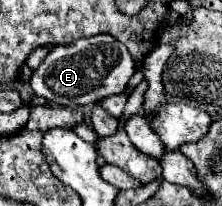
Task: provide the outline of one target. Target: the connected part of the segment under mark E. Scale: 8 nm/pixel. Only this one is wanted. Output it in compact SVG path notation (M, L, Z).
M97 34L73 44L55 46L43 64L31 76L31 88L37 96L57 106L87 106L97 104L107 96L121 94L137 70L137 62L117 38L109 34Z

